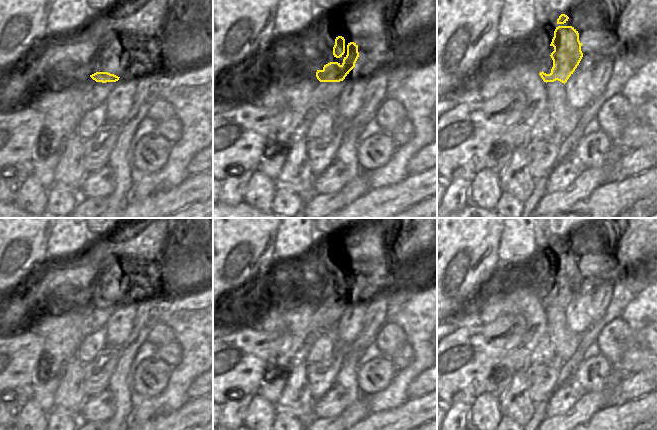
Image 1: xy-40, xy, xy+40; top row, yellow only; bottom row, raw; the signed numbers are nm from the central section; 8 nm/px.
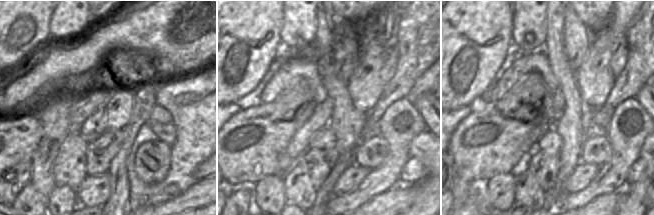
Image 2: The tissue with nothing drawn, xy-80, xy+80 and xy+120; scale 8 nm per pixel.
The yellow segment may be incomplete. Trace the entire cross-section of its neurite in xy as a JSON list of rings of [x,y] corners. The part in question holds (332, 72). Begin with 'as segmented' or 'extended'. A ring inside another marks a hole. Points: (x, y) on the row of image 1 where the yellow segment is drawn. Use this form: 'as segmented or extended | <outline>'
extended | [[[350,42],[347,45],[347,55],[342,64],[330,62],[324,65],[322,70],[317,70],[316,77],[323,85],[319,87],[319,93],[309,101],[310,110],[329,108],[334,105],[345,85],[343,80],[355,67],[358,57],[358,45]]]

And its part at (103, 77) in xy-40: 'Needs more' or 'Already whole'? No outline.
Needs more

